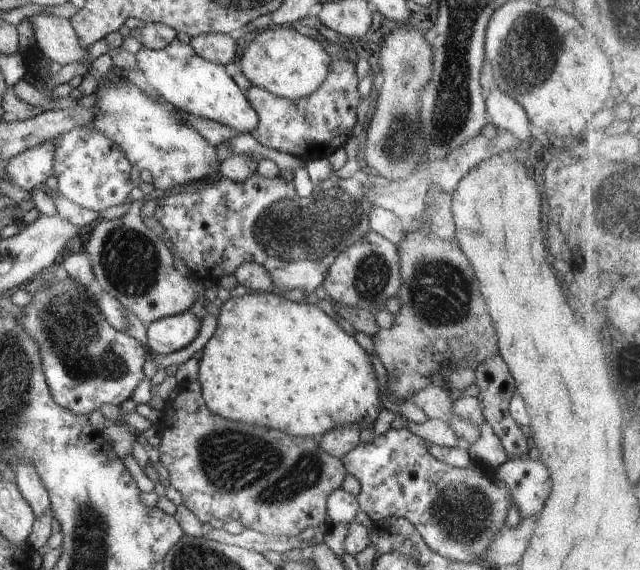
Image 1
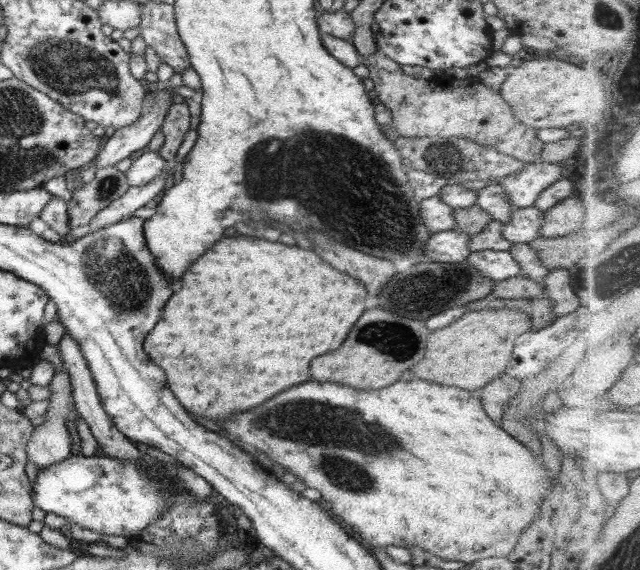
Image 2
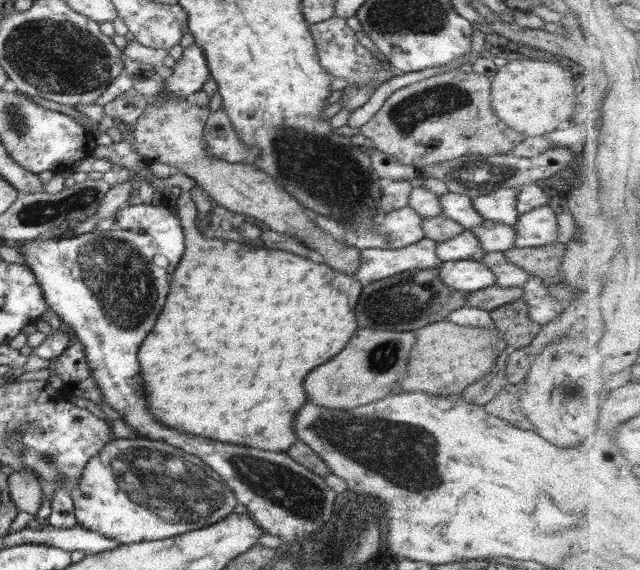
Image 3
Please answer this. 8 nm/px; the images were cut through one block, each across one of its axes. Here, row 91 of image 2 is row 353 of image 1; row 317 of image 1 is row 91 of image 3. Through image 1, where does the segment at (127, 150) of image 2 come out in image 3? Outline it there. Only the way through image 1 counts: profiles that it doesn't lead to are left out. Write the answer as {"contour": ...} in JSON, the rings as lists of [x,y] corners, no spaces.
{"contour":[[[193,43],[183,50],[182,56],[172,67],[173,73],[167,78],[166,96],[184,97],[200,91],[204,83],[210,78],[210,69],[200,45]]]}

